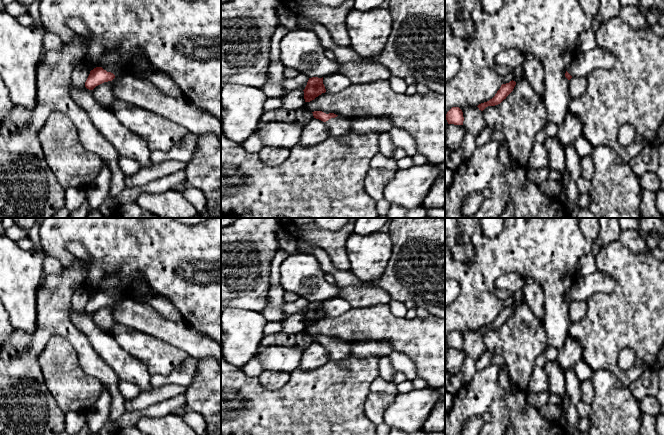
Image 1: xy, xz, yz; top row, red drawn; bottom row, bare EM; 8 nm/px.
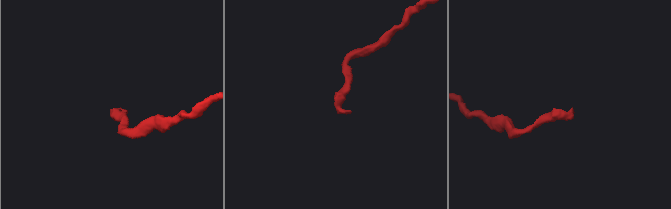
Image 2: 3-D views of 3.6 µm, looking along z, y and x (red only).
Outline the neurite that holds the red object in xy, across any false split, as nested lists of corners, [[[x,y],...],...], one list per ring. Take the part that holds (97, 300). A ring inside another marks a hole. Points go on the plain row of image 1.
[[[96,291],[90,295],[90,298],[85,306],[85,311],[89,314],[93,314],[96,310],[104,306],[112,305],[117,299],[120,298],[121,295],[117,291]]]

